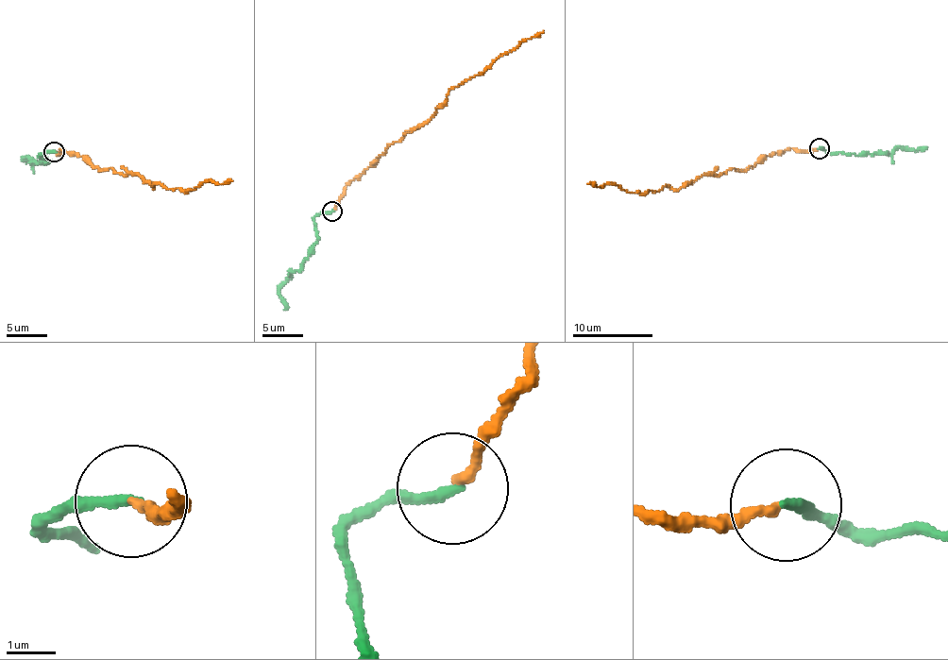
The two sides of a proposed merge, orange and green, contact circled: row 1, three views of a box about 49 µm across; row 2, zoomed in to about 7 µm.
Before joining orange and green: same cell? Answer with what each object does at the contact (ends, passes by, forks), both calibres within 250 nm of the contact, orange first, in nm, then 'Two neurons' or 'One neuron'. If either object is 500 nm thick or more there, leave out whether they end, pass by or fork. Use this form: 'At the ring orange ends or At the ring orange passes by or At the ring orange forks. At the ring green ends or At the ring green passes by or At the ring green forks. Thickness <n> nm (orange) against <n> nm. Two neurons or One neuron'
At the ring orange ends. At the ring green ends. Thickness 200 nm (orange) against 220 nm. One neuron

